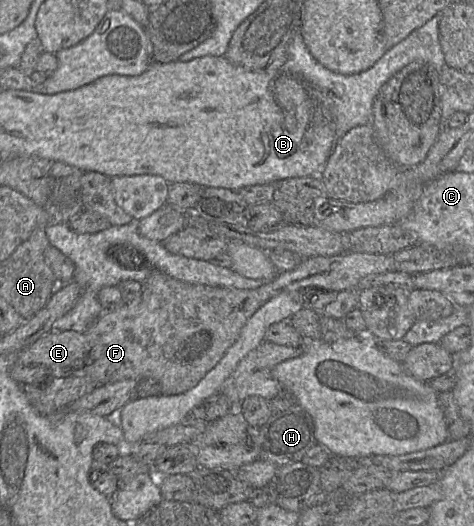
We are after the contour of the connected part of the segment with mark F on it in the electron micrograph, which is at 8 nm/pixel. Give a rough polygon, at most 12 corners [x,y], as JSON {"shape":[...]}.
{"shape":[[392,255],[304,258],[243,290],[157,269],[85,332],[100,385],[193,388],[268,300],[355,290]]}

